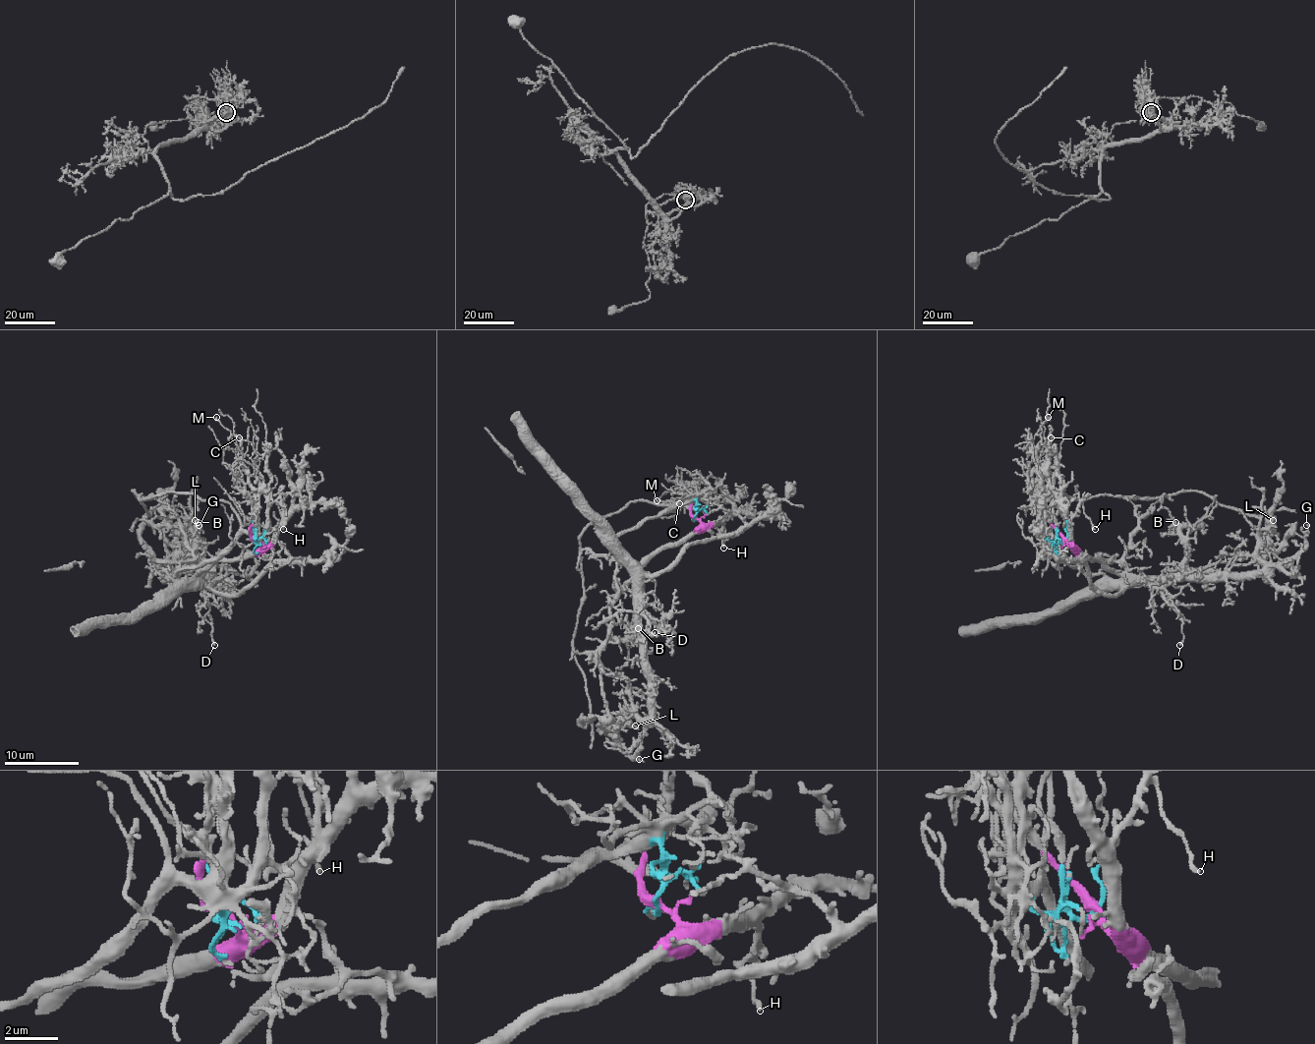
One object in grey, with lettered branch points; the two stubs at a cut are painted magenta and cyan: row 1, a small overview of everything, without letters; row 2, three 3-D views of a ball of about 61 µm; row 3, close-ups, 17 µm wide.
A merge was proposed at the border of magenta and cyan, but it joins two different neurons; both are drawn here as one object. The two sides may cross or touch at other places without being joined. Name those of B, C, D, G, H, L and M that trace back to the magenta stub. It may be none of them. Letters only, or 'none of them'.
B, D, G, H, L

